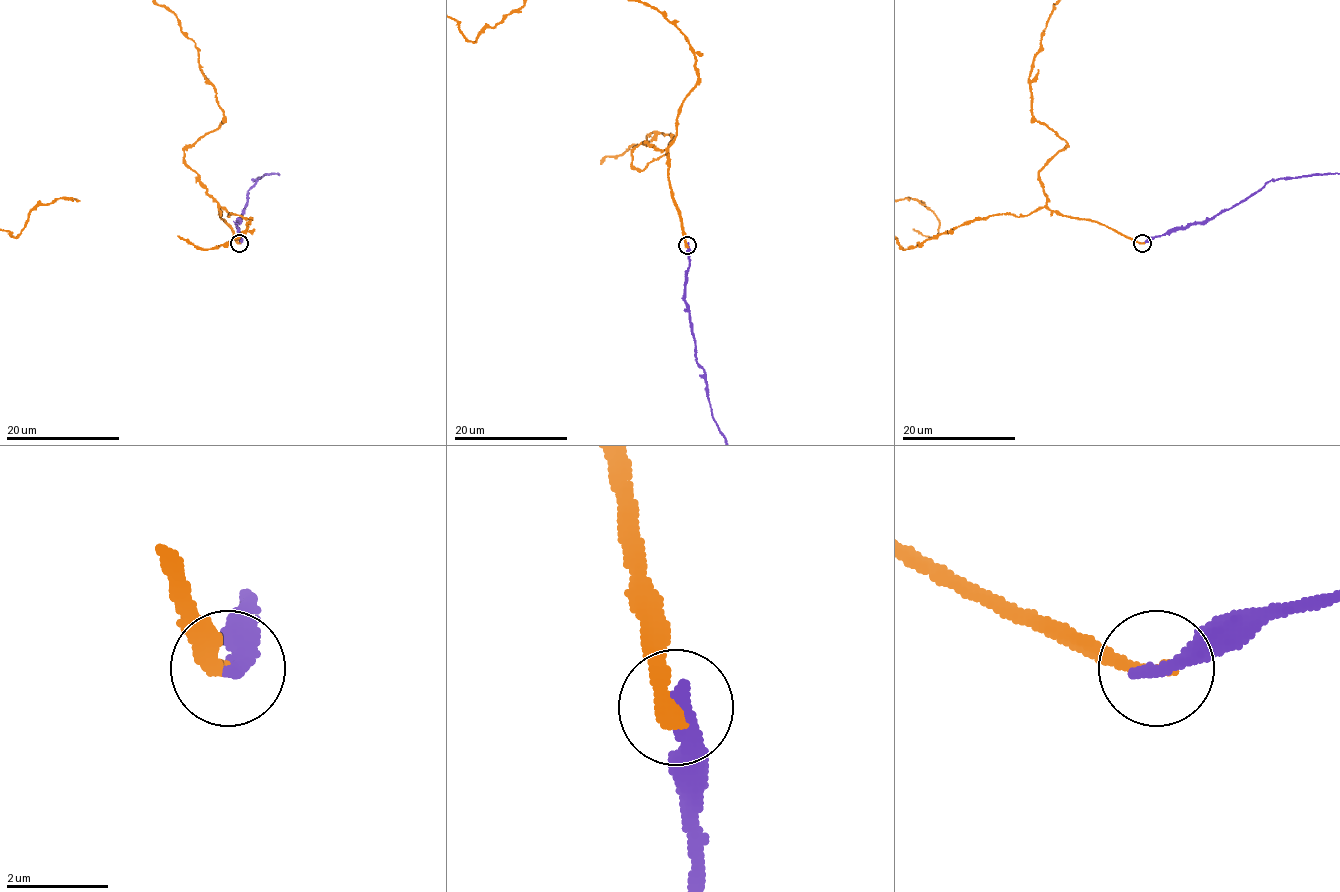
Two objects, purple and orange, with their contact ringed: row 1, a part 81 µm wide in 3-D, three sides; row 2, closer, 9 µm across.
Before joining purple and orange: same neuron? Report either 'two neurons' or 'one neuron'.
two neurons

